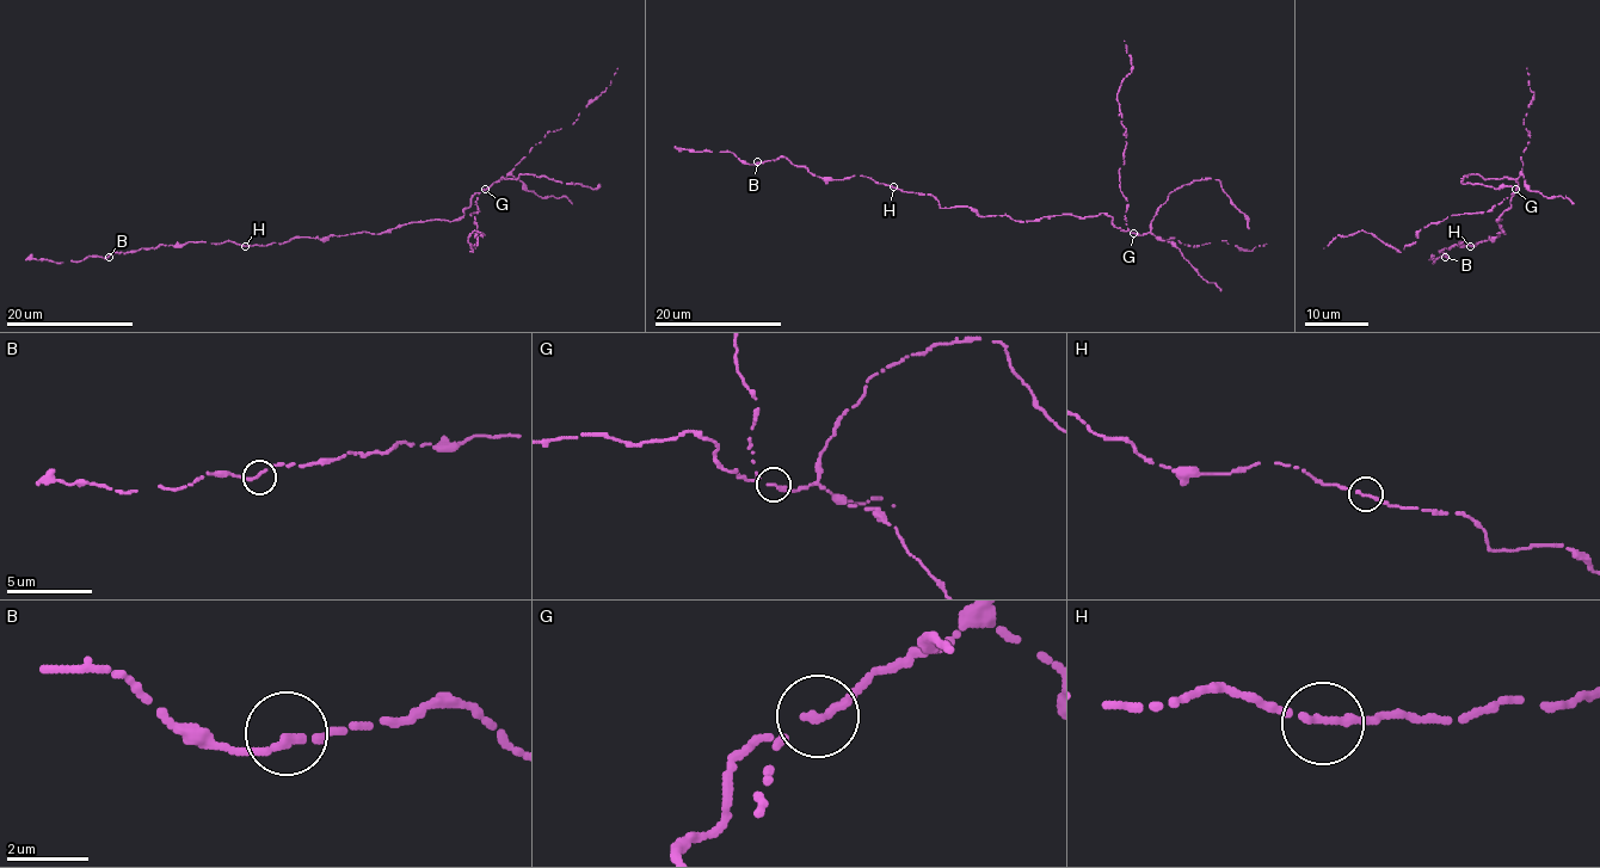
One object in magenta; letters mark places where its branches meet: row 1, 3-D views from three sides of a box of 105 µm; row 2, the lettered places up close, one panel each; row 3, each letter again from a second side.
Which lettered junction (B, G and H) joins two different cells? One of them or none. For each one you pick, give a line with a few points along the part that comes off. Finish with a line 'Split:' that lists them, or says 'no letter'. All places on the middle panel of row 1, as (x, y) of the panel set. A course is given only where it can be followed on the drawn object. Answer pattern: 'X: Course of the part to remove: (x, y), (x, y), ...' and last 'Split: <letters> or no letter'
G: Course of the part to remove: (1133, 233), (1125, 223), (1119, 170), (1127, 142), (1118, 99), (1132, 68), (1124, 41)
Split: G

